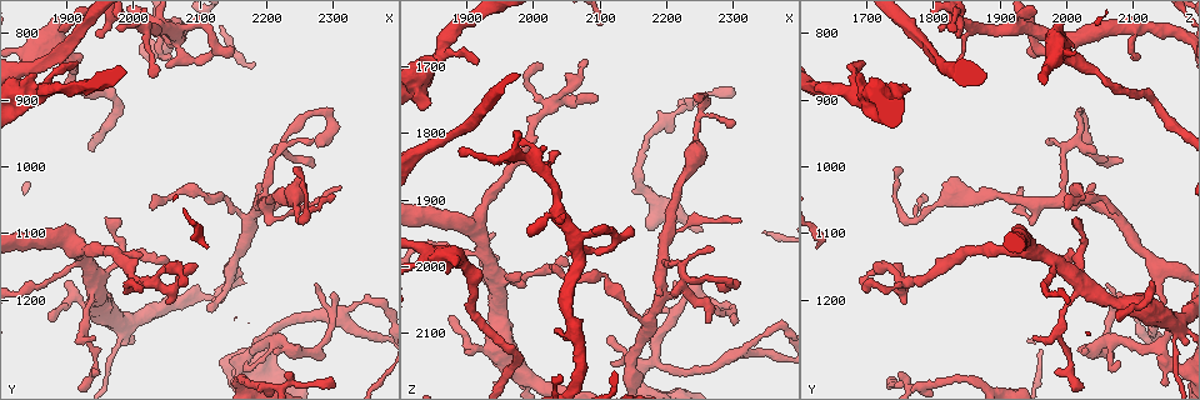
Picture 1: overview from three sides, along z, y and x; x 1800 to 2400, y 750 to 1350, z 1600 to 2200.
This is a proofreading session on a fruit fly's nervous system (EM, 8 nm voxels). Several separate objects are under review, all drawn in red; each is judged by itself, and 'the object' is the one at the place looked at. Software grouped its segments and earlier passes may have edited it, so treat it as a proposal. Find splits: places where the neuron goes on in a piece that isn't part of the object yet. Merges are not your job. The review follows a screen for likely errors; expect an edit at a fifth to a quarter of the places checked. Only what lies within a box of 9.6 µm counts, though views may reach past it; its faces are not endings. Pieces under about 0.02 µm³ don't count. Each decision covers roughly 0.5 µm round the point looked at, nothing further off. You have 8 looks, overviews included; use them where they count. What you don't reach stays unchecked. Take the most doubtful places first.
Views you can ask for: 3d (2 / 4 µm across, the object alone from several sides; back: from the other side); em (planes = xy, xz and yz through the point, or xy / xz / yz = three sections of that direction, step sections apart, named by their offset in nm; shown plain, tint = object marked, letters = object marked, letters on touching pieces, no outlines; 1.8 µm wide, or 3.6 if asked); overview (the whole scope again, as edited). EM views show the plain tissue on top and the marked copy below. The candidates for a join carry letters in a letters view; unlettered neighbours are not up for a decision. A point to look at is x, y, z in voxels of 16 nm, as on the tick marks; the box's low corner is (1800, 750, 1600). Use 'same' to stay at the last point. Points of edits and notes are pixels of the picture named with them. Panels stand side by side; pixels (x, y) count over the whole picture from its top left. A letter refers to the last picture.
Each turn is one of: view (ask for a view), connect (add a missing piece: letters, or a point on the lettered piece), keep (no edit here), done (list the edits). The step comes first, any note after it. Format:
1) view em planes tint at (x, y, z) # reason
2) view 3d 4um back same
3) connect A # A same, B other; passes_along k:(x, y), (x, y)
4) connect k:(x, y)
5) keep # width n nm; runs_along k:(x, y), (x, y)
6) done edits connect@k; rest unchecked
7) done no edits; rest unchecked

view 3d 2um at (2260, 990, 2080) # an open end

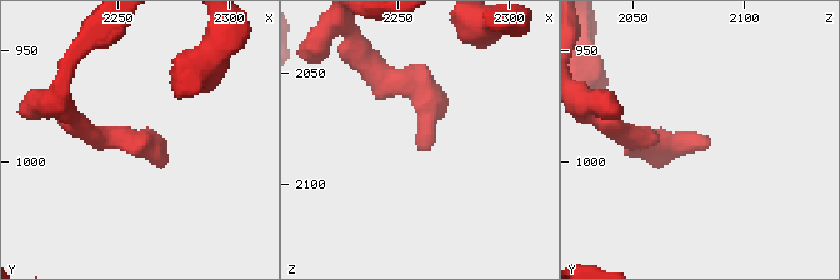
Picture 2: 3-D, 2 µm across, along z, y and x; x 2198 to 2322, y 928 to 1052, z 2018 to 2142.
view em xz step 8 tint at (2260, 991, 2085) # now the EM

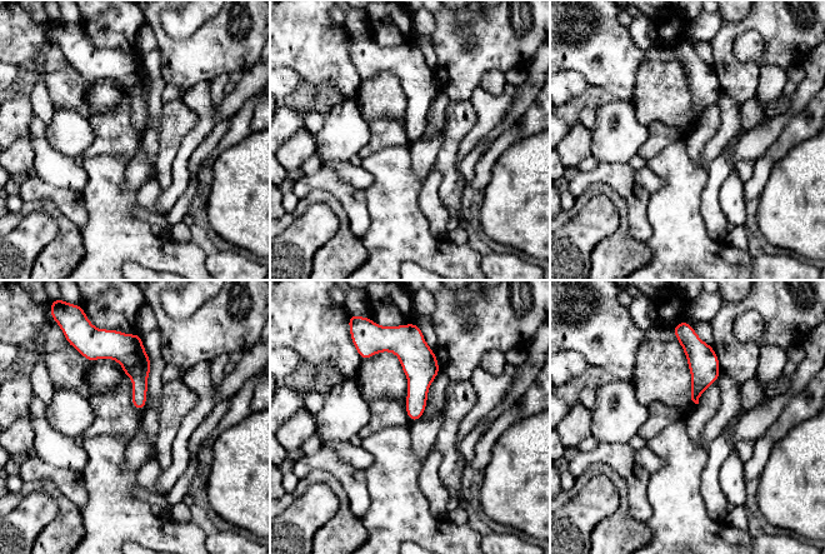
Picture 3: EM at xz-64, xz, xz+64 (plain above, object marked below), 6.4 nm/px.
view em planes letters same

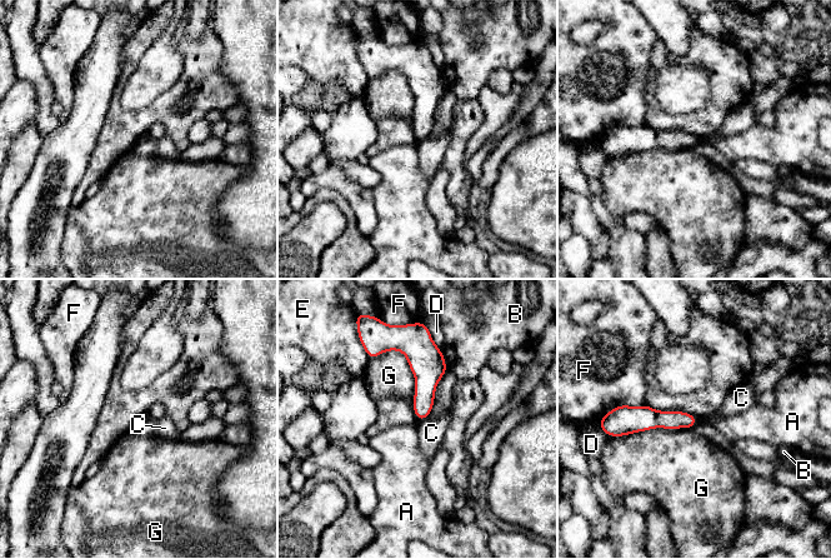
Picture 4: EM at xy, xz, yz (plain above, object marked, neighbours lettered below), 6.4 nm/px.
keep # A other, B other, C other, D other, E other, F other, G other; none of them fits

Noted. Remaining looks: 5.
view em planes letters at (1900, 1175, 2125) # free end

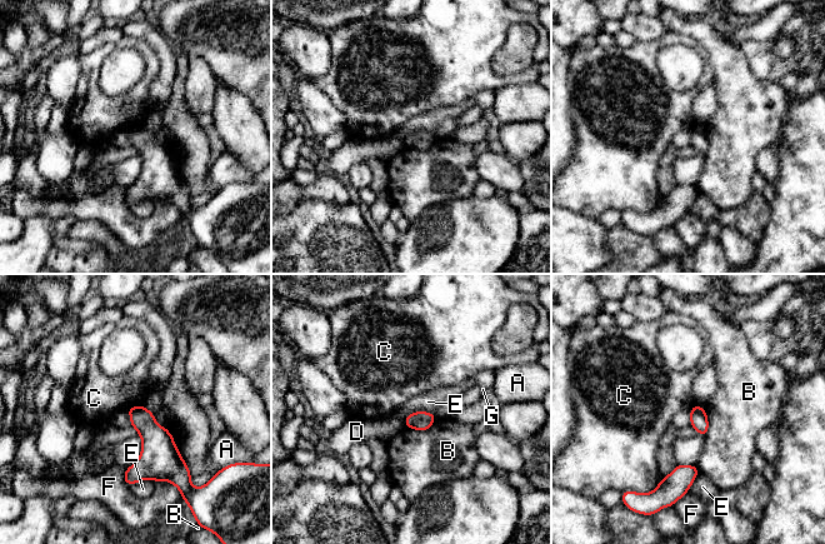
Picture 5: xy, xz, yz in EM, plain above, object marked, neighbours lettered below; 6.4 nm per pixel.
keep # width 120 nm; A other, B other, C other, D other, E other, F other, G other; border 5:(434, 413), (415, 410), (403, 420); no lettered piece goes on from it

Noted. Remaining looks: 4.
view 3d 2um at (1985, 1135, 2015) # a narrow waist

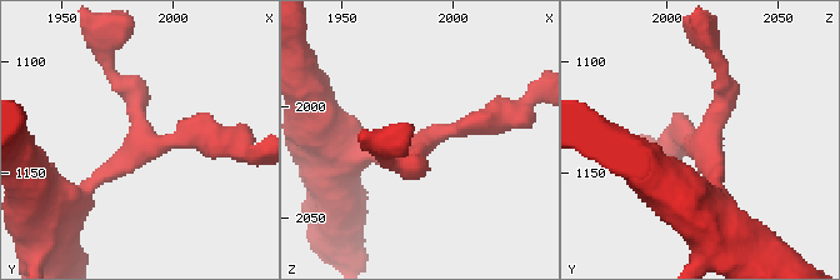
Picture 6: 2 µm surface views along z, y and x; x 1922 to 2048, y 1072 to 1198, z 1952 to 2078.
view em 3.6um xz step 4 tint at (1984, 1137, 2015) # need the tissue

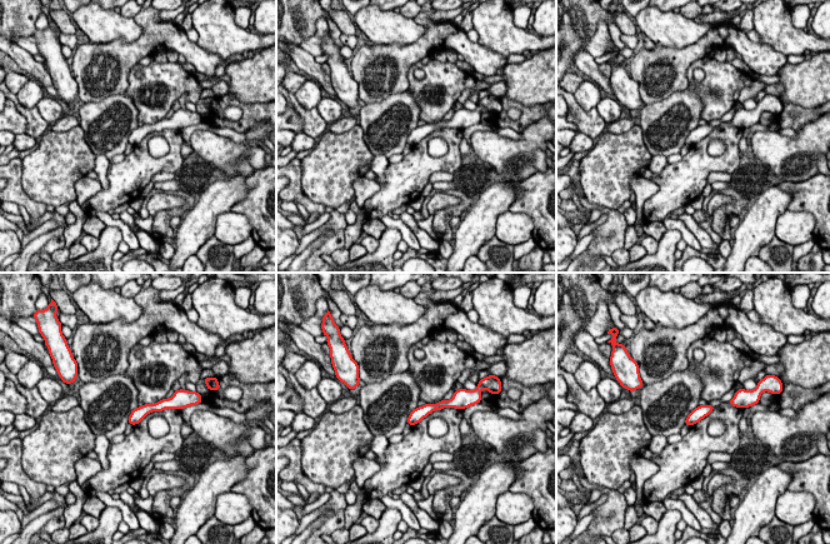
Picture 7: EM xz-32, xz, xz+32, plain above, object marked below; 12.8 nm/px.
view em 3.6um planes letters same

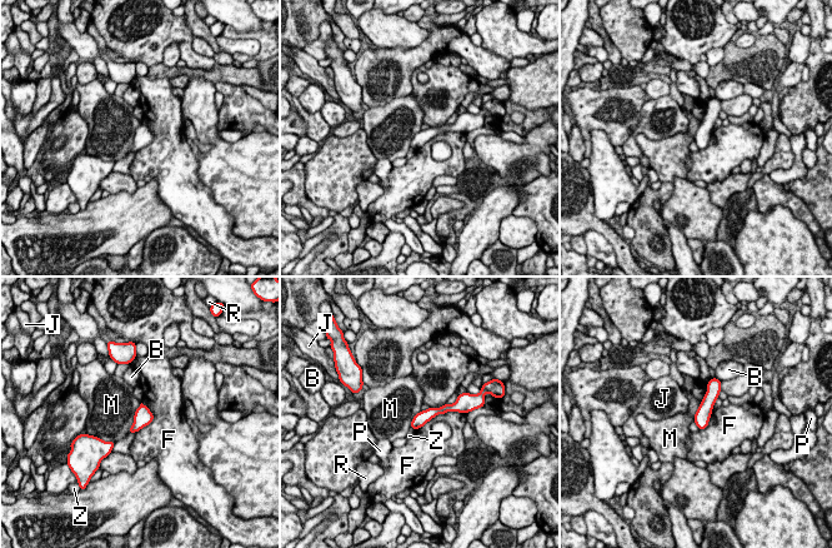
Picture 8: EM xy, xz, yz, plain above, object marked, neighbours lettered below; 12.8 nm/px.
keep # B other, F other, J other, M other, P other, R other, Z other; border 8:(141, 403), (128, 432); no lettered piece goes on from it

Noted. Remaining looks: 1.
done no edits; rest unchecked

